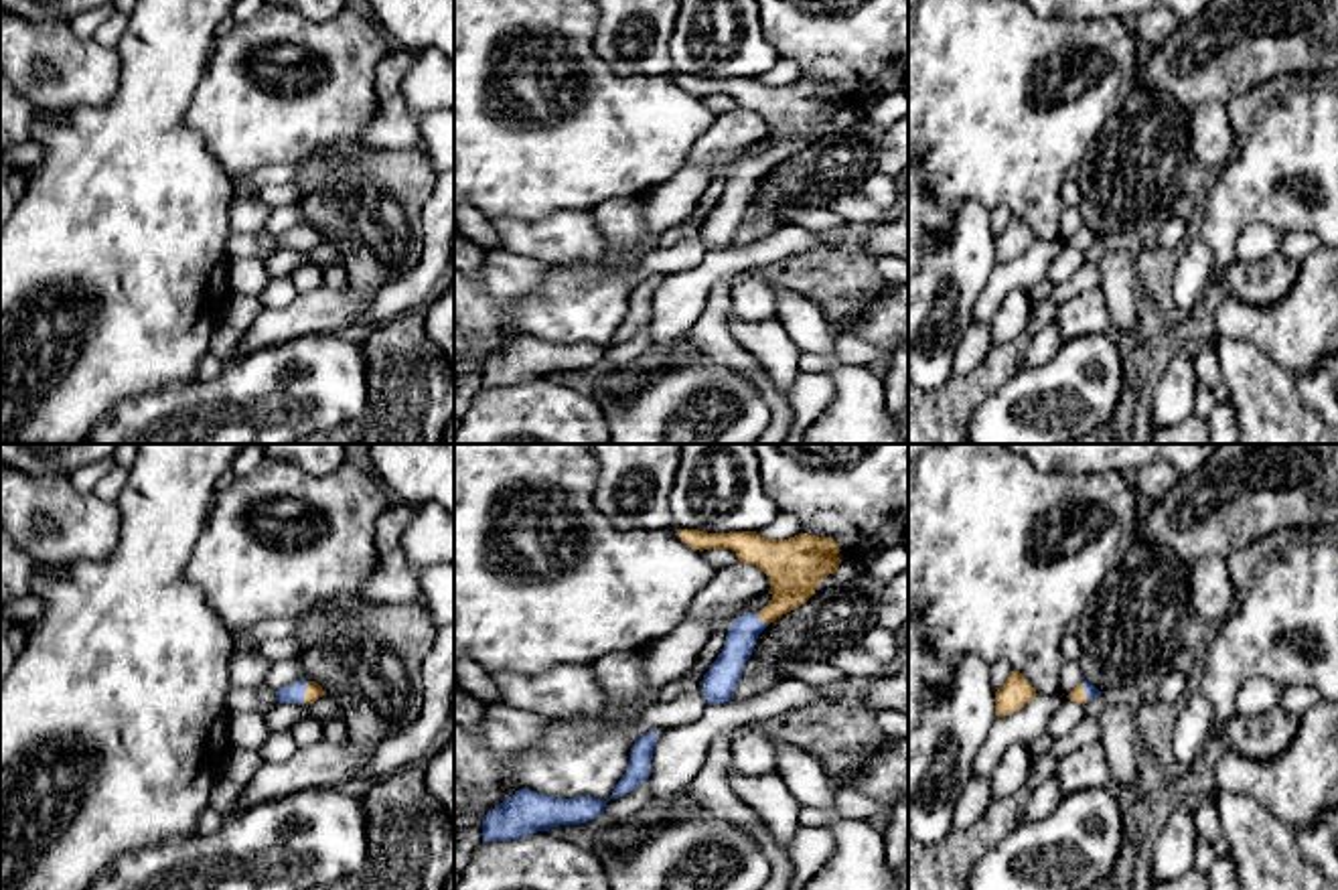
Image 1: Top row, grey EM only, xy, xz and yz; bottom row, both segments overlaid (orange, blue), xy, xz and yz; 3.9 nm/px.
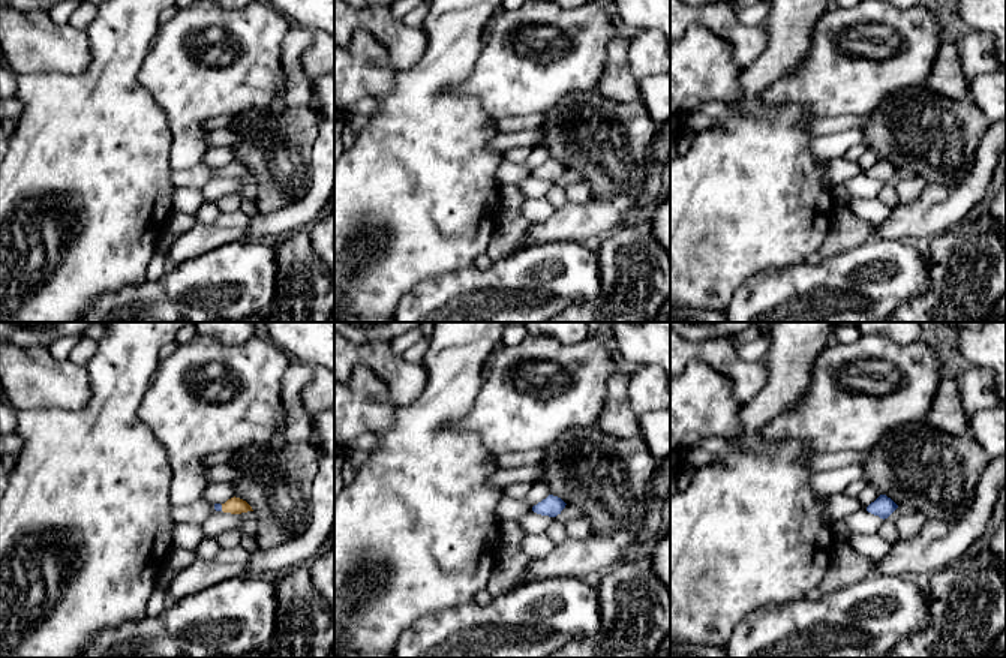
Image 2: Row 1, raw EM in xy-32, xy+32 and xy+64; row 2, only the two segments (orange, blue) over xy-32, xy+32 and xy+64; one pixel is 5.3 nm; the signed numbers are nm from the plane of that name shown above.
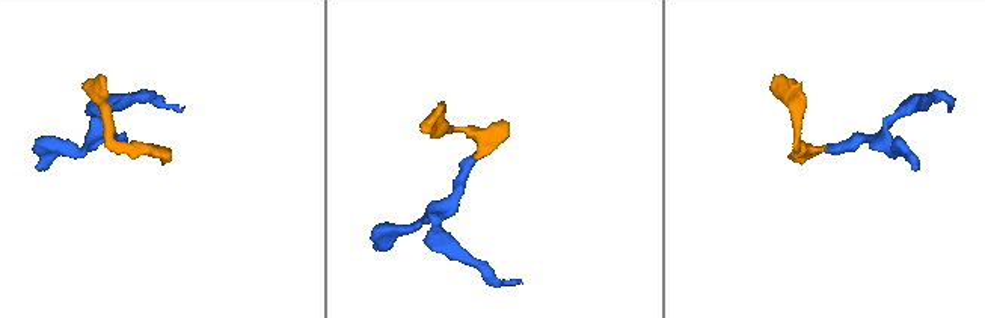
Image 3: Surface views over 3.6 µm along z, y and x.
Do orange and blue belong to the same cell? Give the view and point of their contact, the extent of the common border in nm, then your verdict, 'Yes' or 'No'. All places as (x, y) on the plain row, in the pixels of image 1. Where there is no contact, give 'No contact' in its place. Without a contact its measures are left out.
Touches orange at xy (307, 238). Shared border 90 nm. Yes

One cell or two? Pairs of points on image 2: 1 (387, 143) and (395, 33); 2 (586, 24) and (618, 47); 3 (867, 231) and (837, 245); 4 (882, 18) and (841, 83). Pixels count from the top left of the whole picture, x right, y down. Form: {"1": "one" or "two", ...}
{"1": "two", "2": "two", "3": "one", "4": "one"}

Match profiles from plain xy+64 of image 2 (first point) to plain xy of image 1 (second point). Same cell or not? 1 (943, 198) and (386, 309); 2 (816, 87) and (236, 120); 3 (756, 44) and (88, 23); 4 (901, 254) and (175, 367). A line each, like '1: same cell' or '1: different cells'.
1: different cells
2: same cell
3: different cells
4: different cells

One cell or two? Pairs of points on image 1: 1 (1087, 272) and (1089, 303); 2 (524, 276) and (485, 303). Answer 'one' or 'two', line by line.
1: two
2: one

